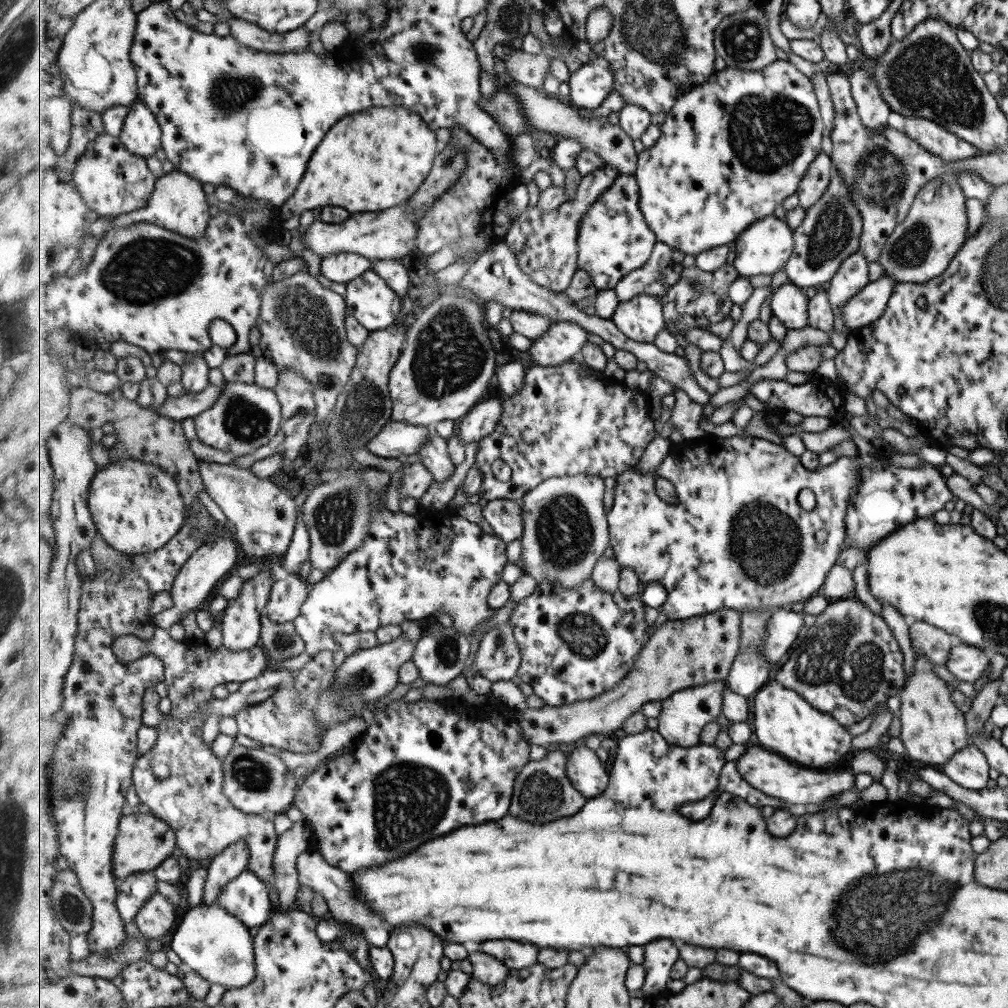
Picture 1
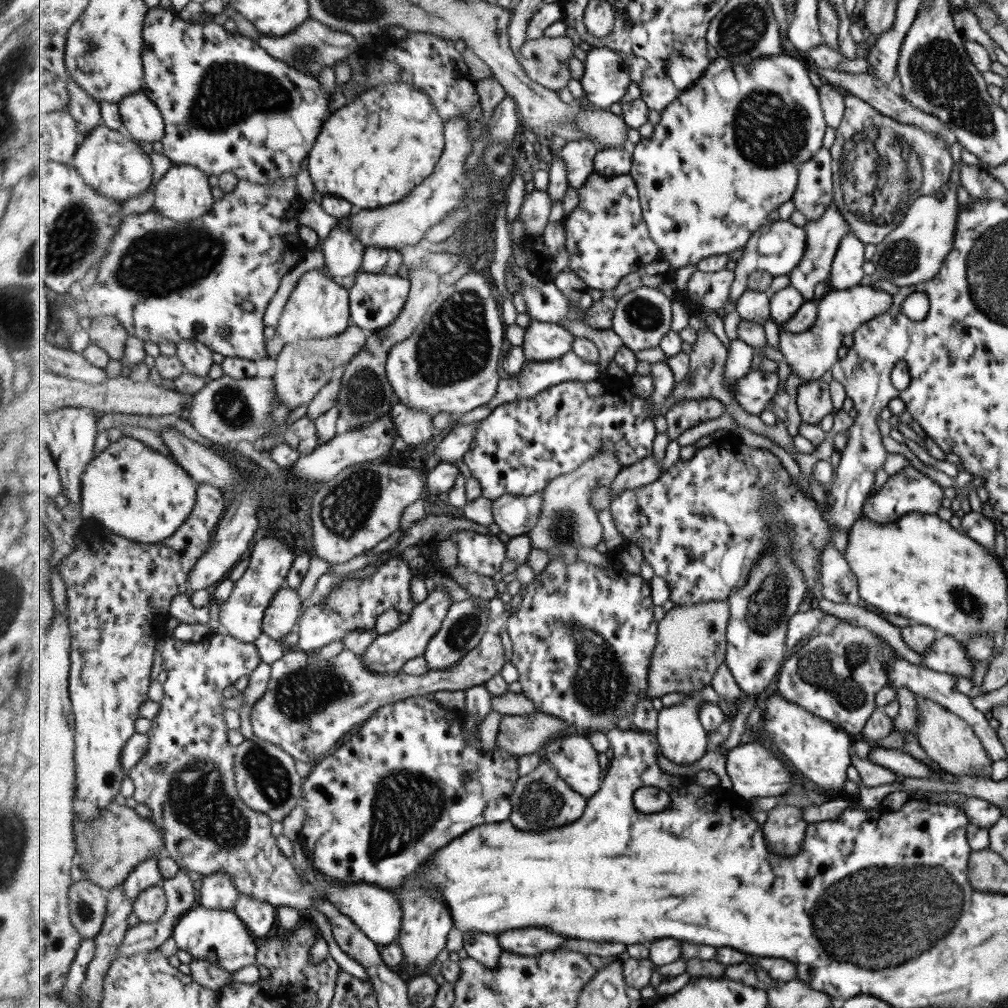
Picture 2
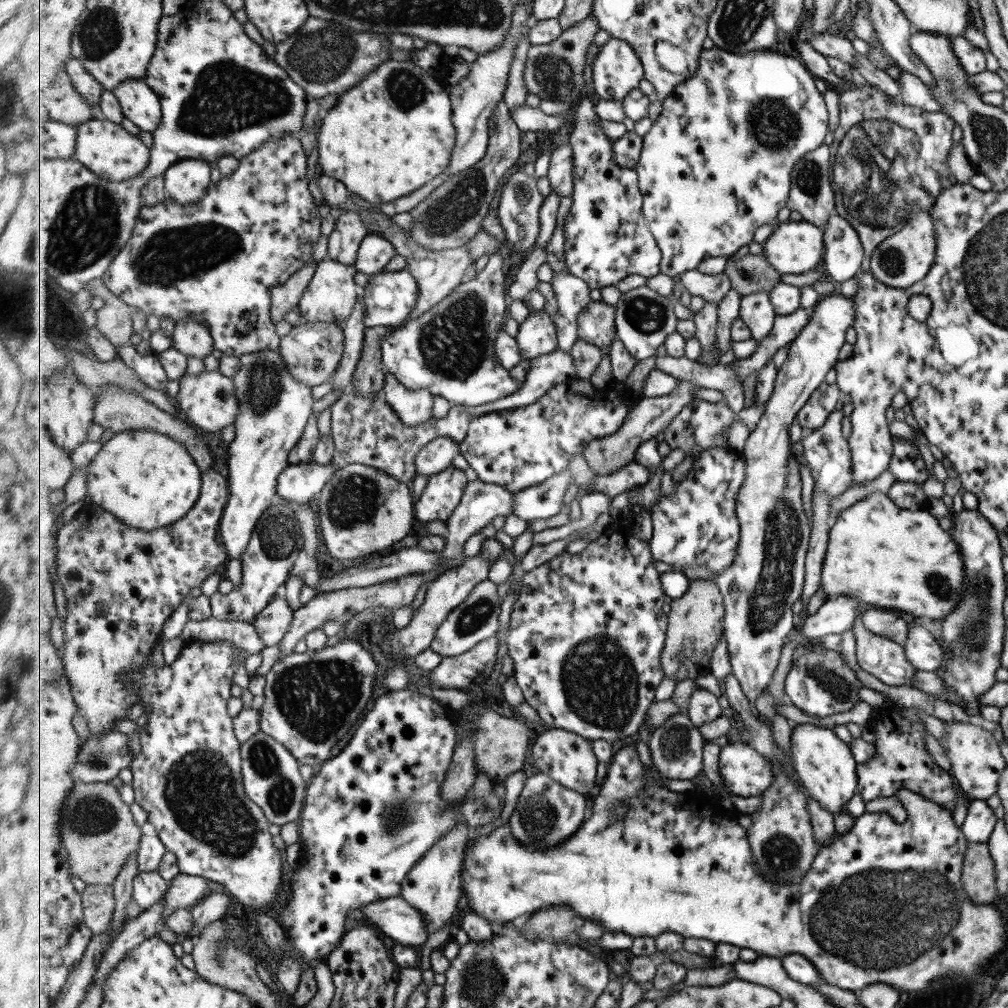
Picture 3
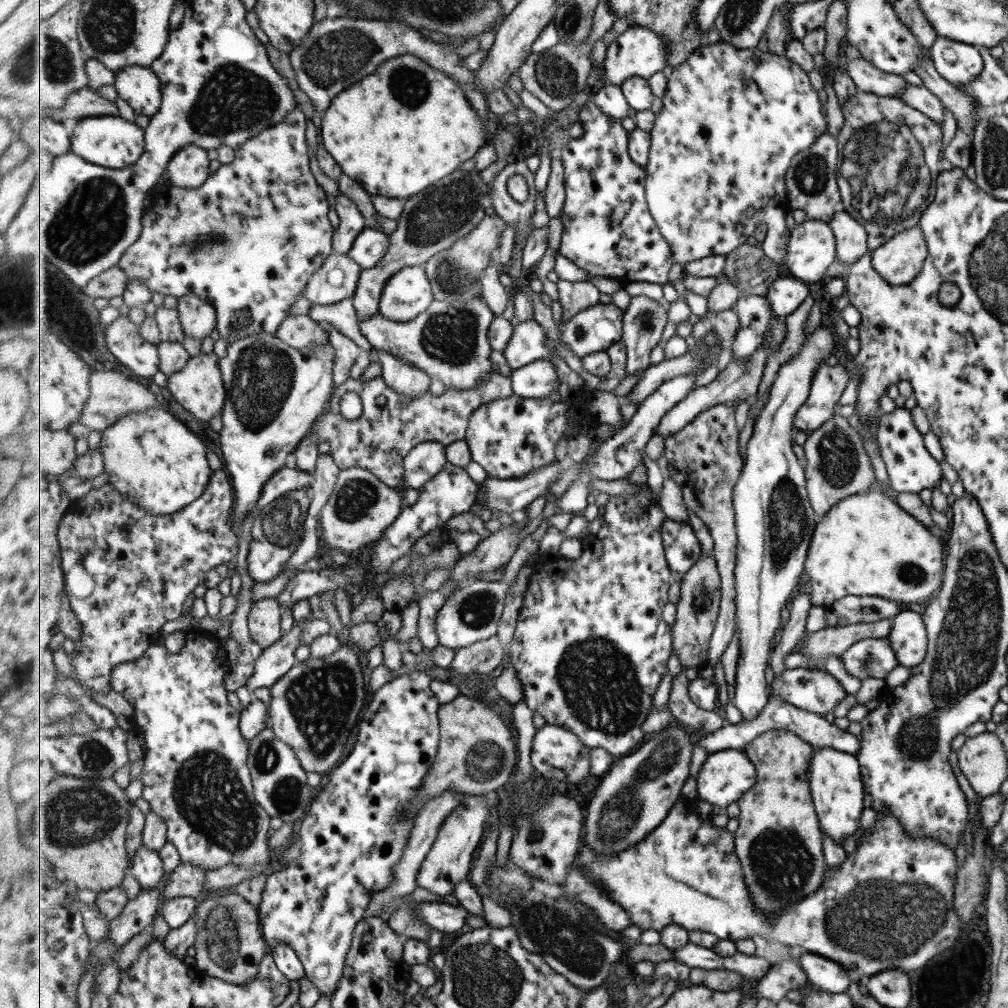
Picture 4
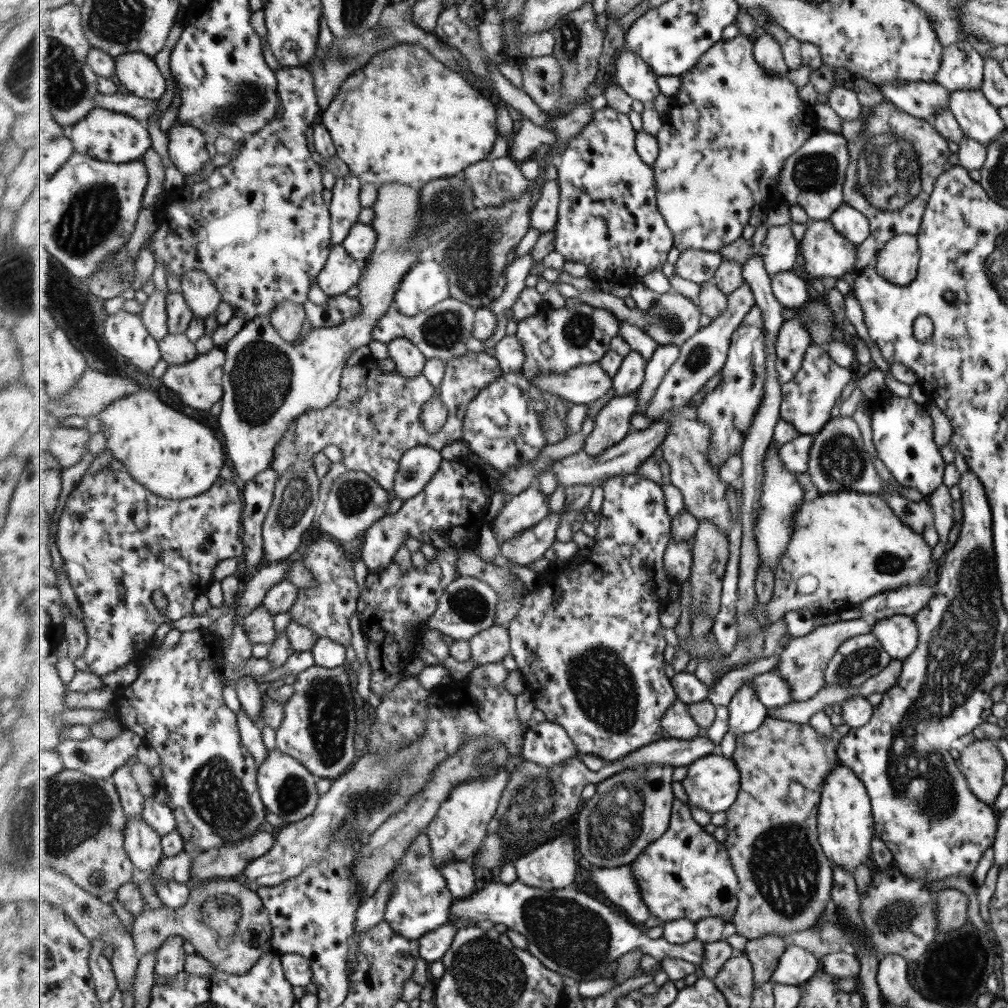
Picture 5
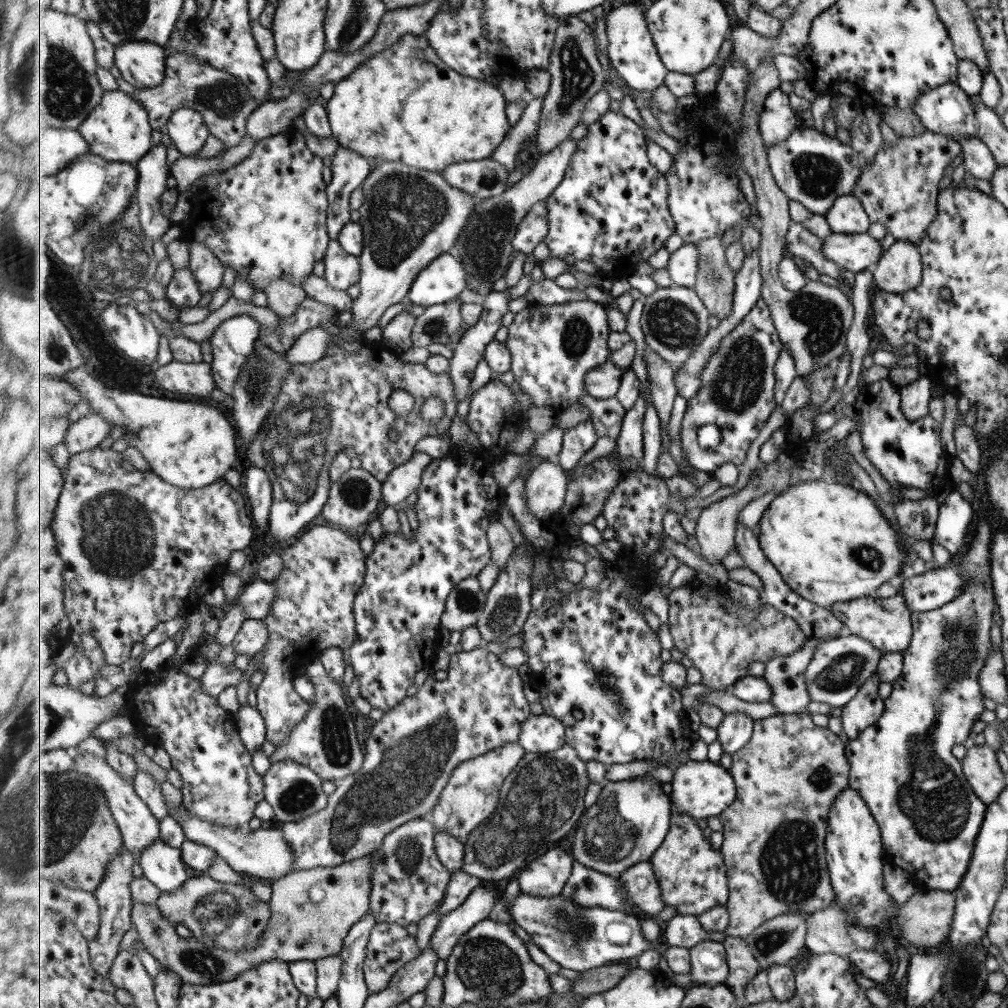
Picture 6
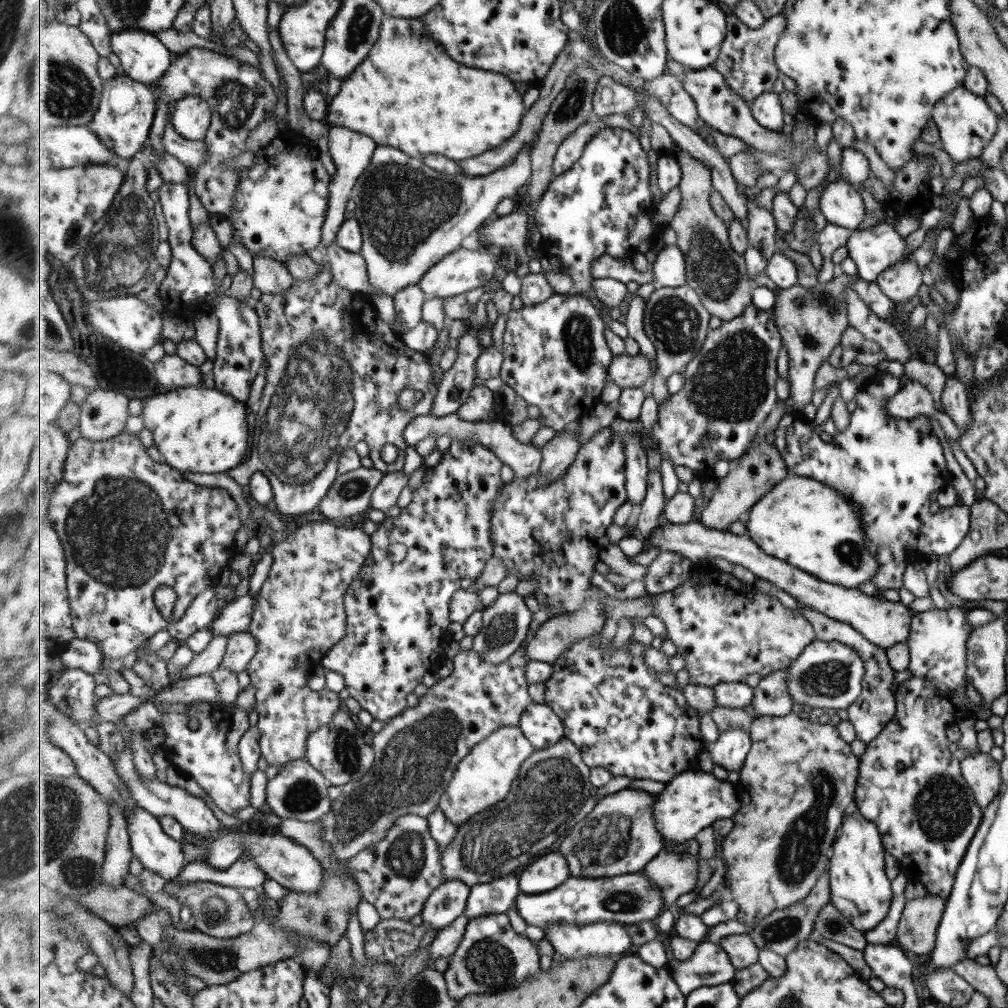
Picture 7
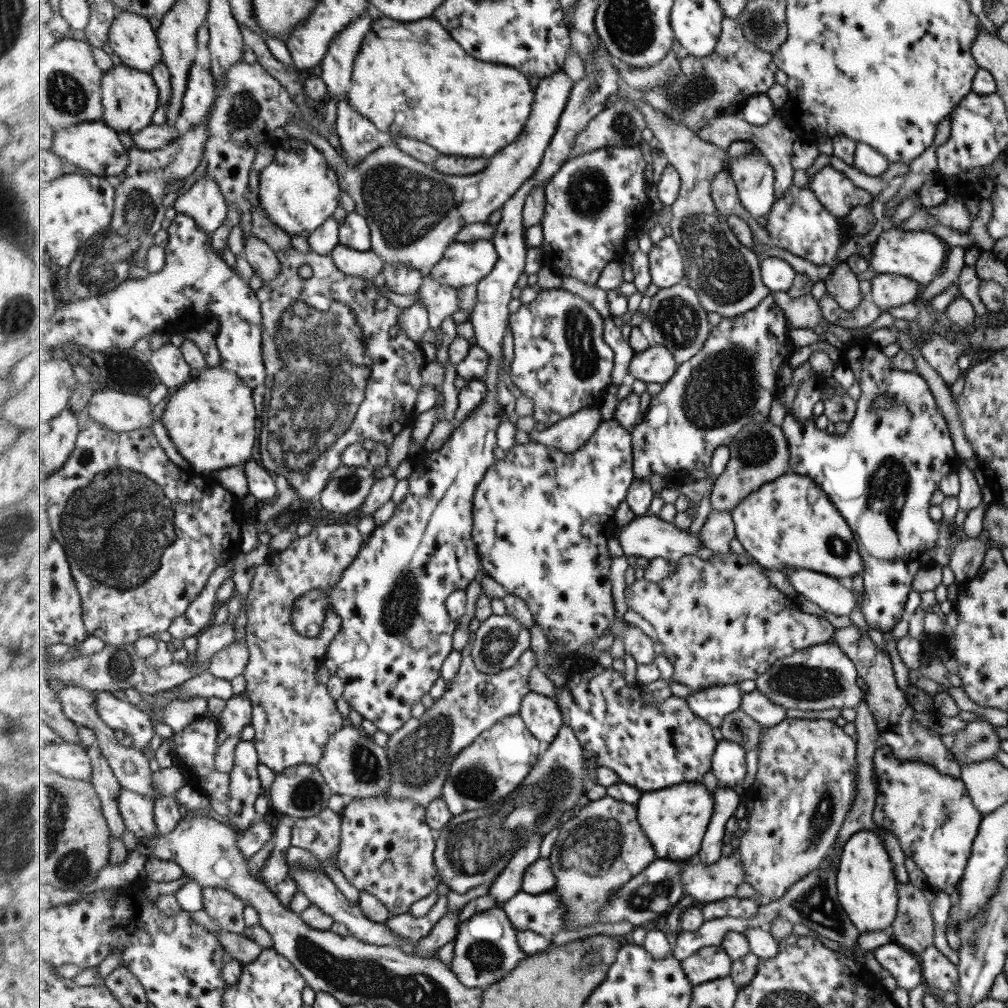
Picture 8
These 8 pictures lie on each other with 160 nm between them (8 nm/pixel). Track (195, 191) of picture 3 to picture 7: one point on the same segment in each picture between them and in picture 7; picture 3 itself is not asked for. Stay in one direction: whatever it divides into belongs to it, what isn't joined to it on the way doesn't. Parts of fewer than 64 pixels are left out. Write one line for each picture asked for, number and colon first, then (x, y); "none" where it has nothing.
4: (190, 168)
5: (187, 146)
6: (187, 128)
7: (192, 117)

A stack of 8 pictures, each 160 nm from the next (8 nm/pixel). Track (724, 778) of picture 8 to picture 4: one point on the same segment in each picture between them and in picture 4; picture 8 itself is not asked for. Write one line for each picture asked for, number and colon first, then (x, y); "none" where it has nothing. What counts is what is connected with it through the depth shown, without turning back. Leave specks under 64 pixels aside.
4: (774, 521)
5: (747, 713)
6: (735, 732)
7: (732, 748)

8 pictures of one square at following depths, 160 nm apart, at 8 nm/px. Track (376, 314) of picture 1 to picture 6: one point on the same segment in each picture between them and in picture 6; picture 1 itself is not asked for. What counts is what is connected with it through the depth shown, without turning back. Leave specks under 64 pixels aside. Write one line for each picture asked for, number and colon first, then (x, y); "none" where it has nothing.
2: (377, 299)
3: (390, 296)
4: (408, 294)
5: (425, 286)
6: (443, 280)

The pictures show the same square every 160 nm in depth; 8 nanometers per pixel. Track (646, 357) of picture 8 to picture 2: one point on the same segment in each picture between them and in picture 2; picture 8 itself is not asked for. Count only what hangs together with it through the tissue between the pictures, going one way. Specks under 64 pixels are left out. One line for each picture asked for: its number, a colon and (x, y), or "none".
2: (451, 363)
3: (451, 350)
4: (537, 380)
5: (586, 383)
6: (603, 382)
7: (627, 371)

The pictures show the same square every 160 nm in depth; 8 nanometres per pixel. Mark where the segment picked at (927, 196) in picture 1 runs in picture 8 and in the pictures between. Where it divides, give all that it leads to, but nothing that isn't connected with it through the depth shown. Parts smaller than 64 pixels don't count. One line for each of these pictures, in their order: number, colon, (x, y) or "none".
2: (913, 251)
3: (900, 260)
4: (897, 261)
5: (896, 261)
6: (898, 270)
7: (900, 282)
8: (887, 290)

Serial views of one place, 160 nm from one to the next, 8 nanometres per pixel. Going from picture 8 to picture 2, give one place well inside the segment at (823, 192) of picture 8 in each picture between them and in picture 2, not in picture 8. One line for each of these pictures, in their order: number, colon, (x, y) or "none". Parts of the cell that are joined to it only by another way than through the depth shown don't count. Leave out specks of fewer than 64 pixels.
2: (846, 271)
3: (842, 255)
4: (849, 236)
5: (847, 221)
6: (845, 216)
7: (840, 204)

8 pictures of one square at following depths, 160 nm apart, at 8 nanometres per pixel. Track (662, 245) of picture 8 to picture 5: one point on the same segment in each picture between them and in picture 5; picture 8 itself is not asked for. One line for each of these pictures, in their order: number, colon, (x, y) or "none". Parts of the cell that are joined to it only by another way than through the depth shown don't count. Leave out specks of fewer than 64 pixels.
5: (699, 266)
6: (684, 264)
7: (670, 269)

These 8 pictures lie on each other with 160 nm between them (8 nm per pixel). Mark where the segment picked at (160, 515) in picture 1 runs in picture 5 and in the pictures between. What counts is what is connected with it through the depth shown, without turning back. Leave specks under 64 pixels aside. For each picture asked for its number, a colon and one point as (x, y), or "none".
2: (136, 492)
3: (148, 480)
4: (153, 458)
5: (174, 455)

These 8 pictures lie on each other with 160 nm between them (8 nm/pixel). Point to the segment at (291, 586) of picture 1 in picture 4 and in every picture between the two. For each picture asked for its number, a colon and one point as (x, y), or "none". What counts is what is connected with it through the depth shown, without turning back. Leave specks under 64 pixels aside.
2: (281, 618)
3: (273, 624)
4: (265, 619)

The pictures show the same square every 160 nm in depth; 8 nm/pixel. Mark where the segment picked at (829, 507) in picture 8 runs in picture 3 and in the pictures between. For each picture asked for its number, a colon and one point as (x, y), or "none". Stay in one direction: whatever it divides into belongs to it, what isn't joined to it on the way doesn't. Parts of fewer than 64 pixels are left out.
3: (893, 559)
4: (865, 545)
5: (851, 542)
6: (829, 541)
7: (802, 521)

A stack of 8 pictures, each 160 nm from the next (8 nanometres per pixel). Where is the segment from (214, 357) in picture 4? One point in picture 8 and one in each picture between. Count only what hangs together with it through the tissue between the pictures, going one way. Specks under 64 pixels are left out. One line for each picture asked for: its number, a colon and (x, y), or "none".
5: (199, 384)
6: (192, 379)
7: (172, 372)
8: (168, 362)

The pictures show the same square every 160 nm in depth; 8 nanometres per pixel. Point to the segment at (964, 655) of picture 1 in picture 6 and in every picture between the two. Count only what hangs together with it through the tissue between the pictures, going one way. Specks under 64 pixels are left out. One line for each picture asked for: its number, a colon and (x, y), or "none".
2: (946, 655)
3: (922, 651)
4: (907, 638)
5: (898, 634)
6: (884, 623)

